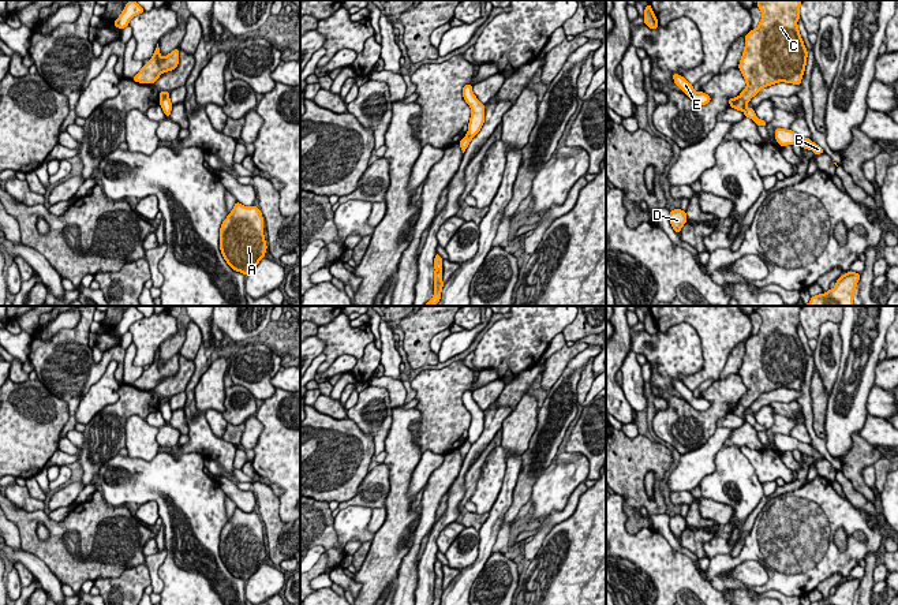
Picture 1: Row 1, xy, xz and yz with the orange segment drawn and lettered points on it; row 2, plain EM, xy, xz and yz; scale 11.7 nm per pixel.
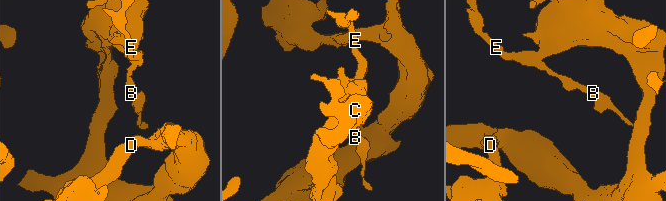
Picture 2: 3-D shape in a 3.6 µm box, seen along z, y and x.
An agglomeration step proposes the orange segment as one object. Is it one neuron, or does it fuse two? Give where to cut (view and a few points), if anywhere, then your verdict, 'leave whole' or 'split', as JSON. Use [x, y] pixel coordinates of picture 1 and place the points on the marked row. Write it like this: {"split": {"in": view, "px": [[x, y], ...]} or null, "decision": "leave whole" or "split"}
{"split": {"in": "yz", "px": [[739, 96], [747, 103]]}, "decision": "split"}

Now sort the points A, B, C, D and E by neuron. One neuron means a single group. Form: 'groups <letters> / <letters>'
groups A C D / B E

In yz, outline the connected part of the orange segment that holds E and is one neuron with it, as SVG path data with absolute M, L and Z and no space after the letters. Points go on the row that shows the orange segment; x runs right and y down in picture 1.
M673 74L674 83L697 105L706 105L711 97L703 92L695 92L692 83L686 82L684 76Z

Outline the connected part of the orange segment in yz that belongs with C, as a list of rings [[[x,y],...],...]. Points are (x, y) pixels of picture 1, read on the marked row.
[[[759,0],[756,5],[763,16],[759,26],[745,34],[745,48],[738,64],[747,82],[740,97],[747,104],[766,86],[778,82],[800,85],[808,56],[797,26],[797,20],[801,18],[800,0]]]

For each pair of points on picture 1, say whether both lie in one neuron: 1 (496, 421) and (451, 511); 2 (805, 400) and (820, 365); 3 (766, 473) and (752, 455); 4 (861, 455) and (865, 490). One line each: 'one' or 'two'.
1: one
2: two
3: one
4: one

